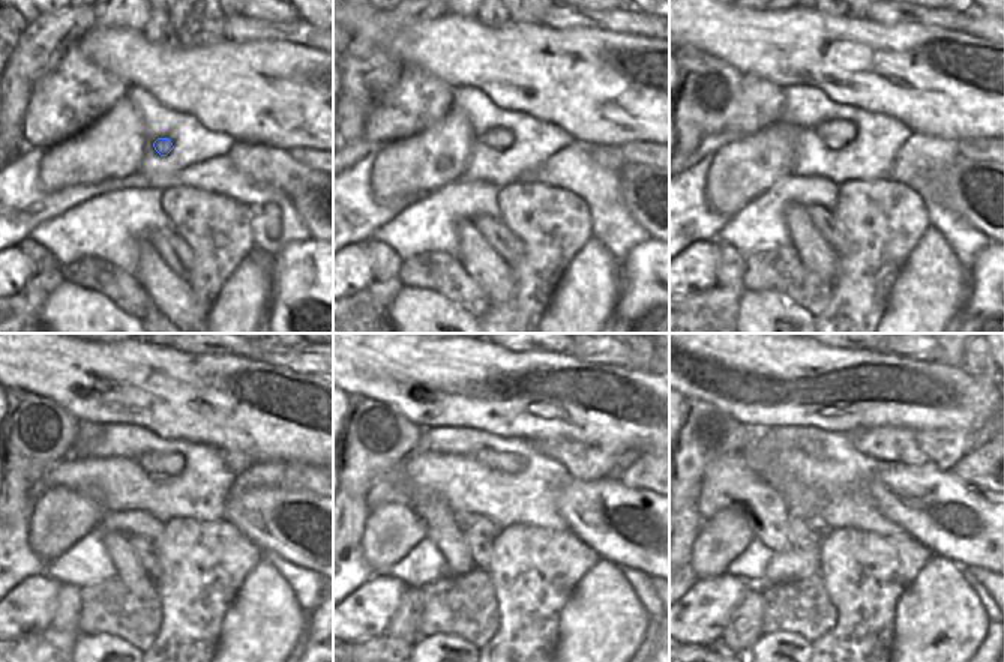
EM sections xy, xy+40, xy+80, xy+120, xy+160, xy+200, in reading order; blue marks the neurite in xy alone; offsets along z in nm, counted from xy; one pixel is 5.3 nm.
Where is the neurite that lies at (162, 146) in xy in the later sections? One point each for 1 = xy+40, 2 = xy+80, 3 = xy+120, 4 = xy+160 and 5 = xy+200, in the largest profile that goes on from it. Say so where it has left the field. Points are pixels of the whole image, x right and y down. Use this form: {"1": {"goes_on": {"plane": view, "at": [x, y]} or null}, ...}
{"1": {"goes_on": {"plane": "xy+40", "at": [498, 138]}}, "2": {"goes_on": {"plane": "xy+80", "at": [835, 134]}}, "3": {"goes_on": {"plane": "xy+120", "at": [170, 464]}}, "4": {"goes_on": {"plane": "xy+160", "at": [509, 463]}}, "5": {"goes_on": {"plane": "xy+200", "at": [811, 448]}}}

